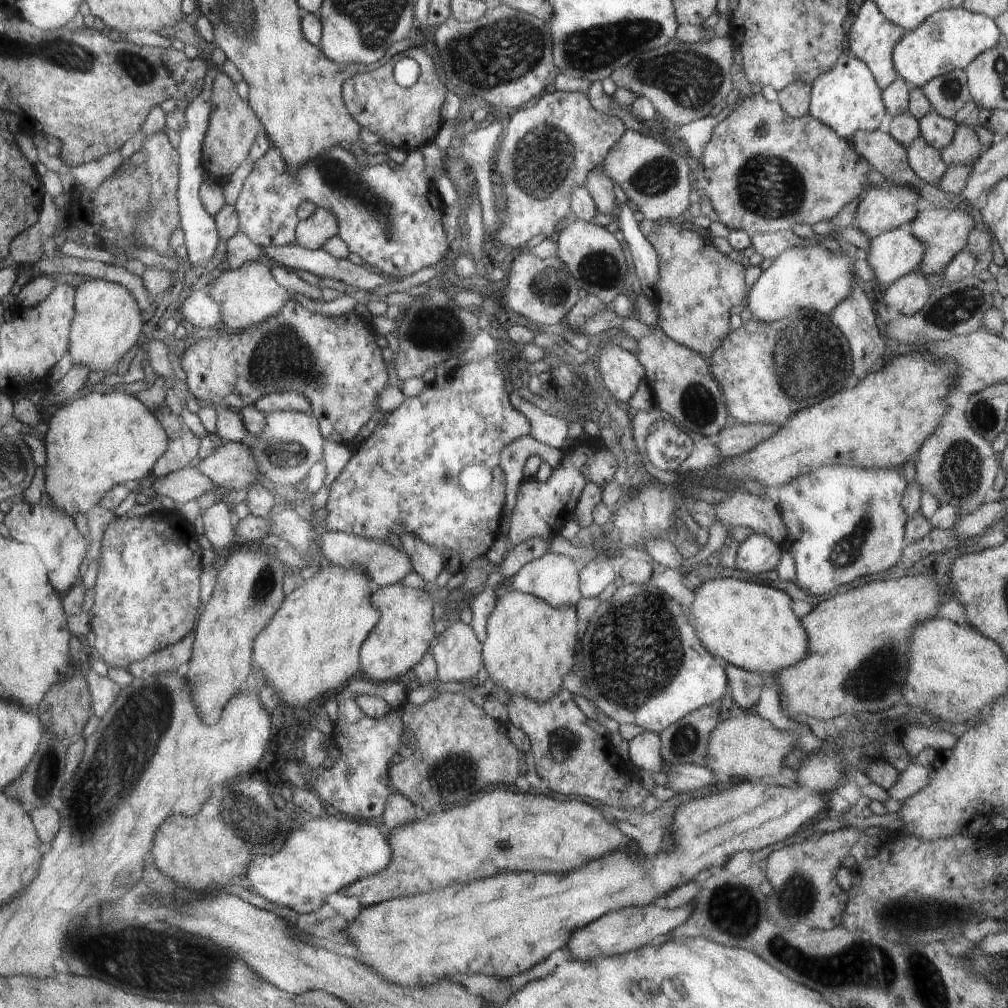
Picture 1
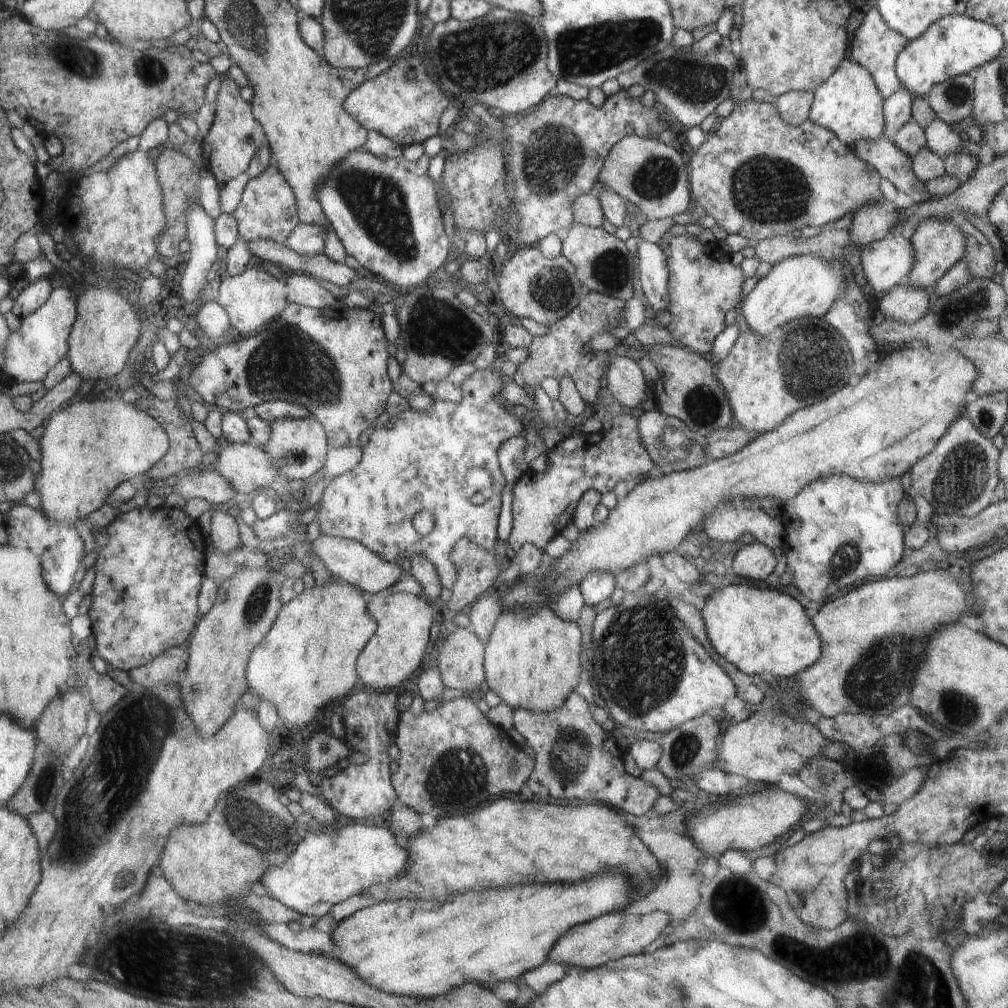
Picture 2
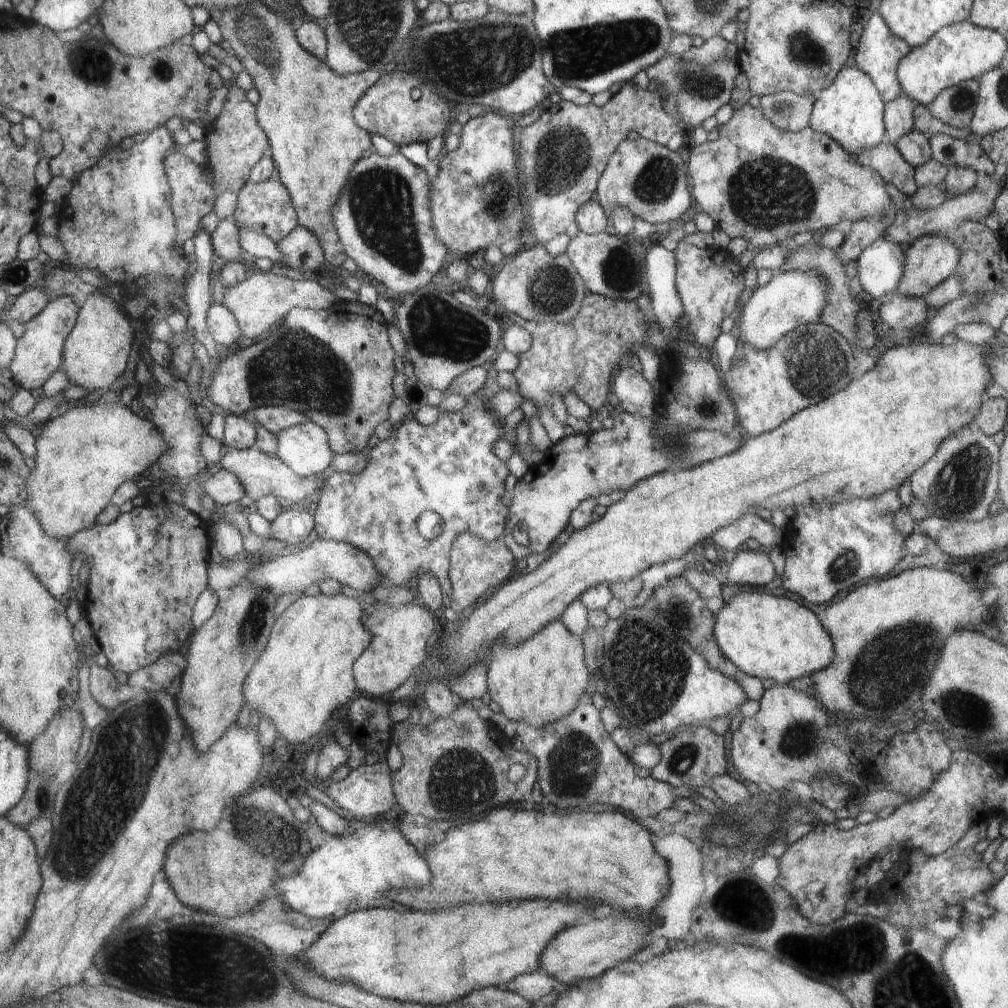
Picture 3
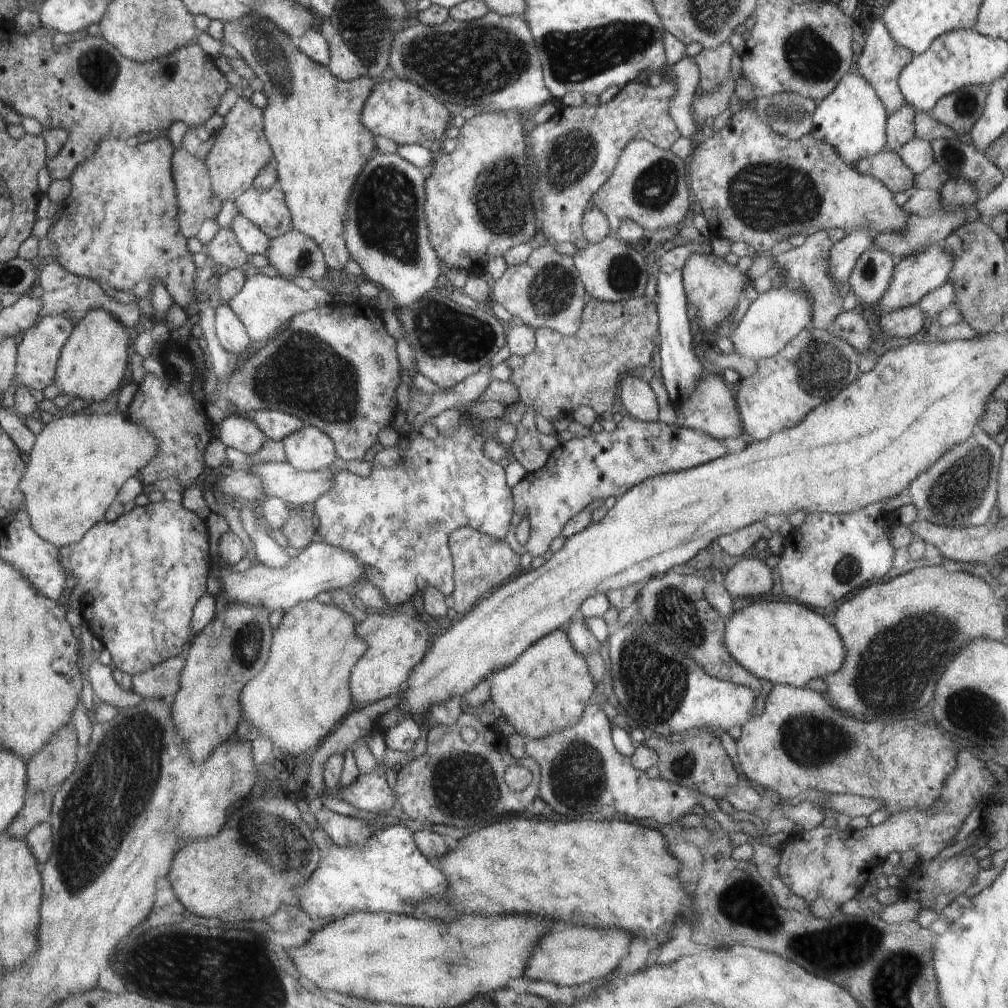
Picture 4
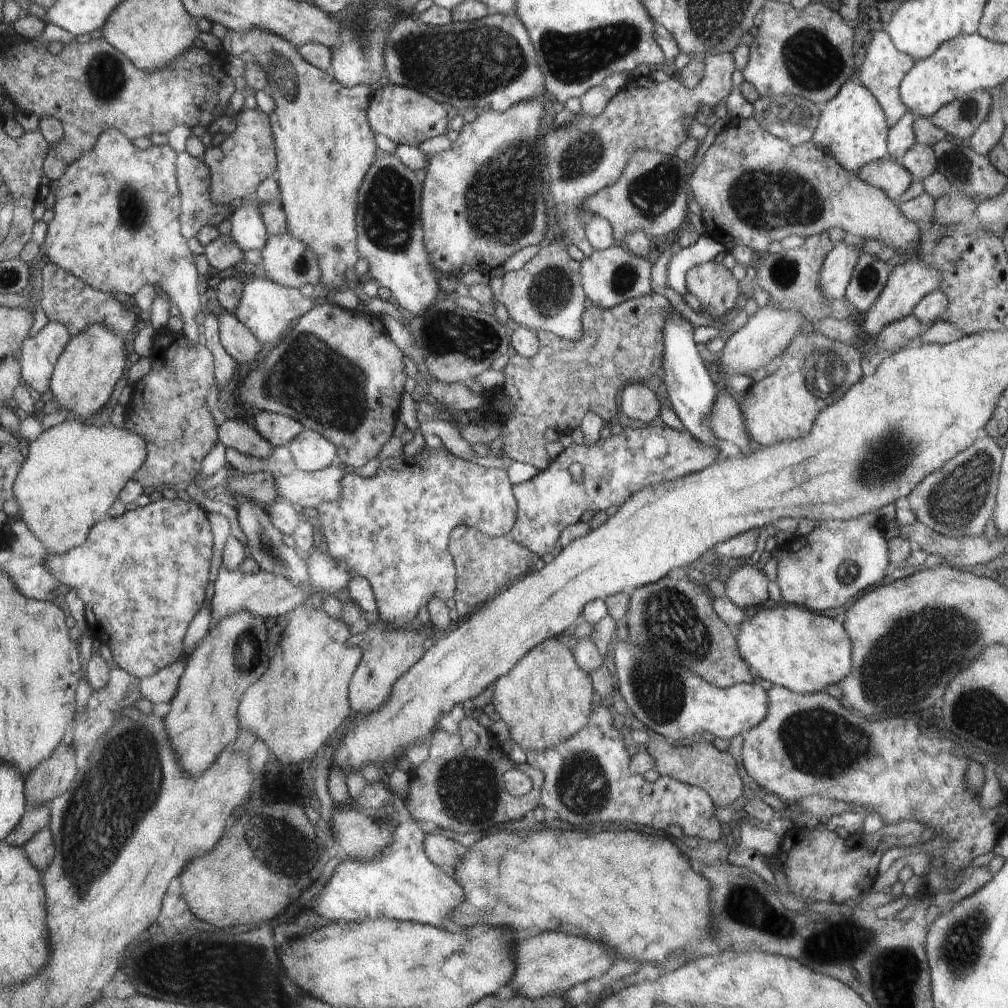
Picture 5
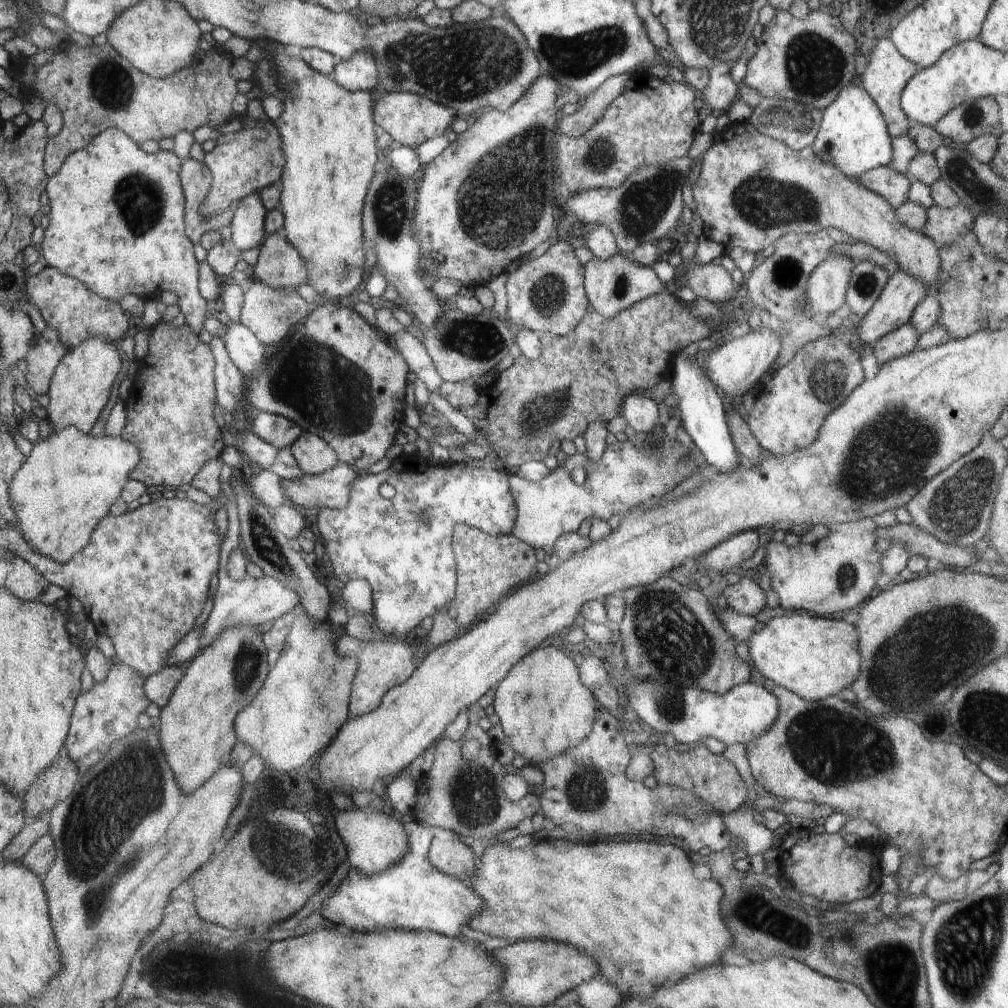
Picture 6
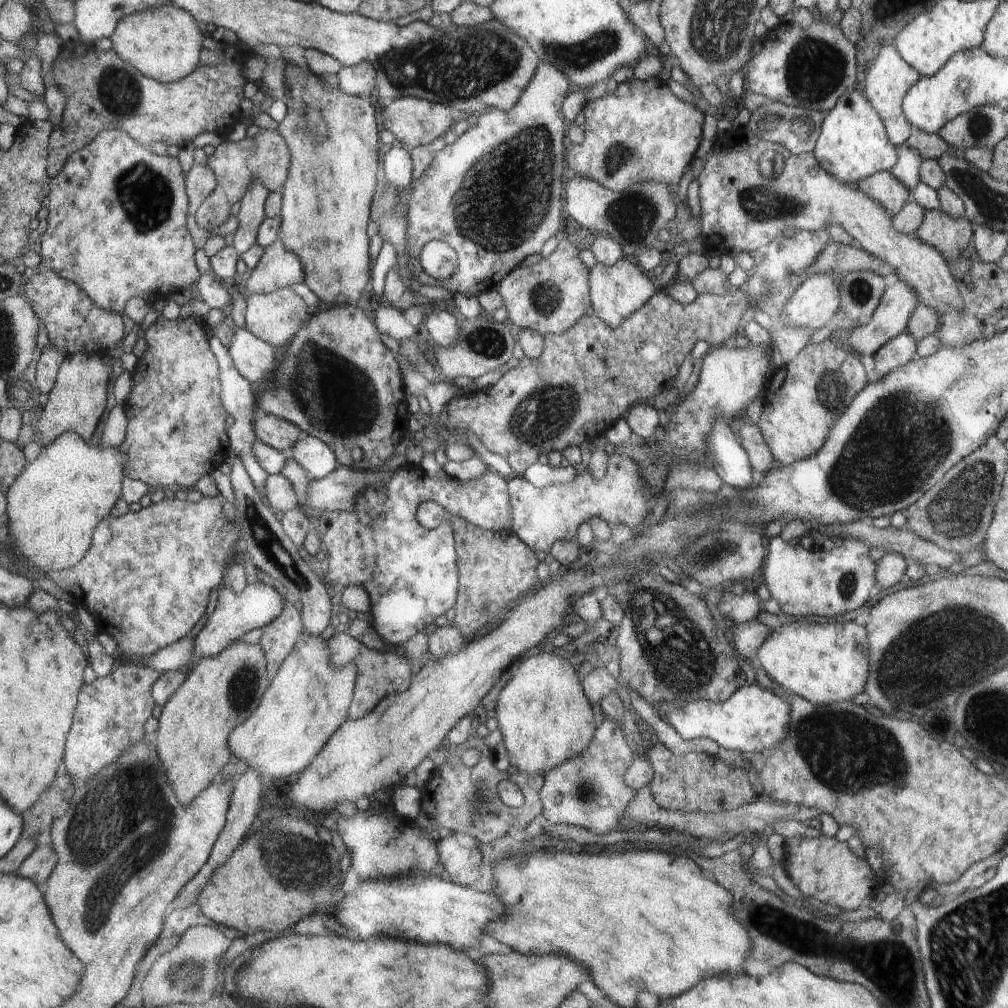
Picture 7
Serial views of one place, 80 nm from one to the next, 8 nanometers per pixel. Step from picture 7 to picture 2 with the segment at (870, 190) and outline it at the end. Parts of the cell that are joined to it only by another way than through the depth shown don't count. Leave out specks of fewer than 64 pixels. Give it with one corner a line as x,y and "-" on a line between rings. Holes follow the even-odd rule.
885,135
876,140
858,140
853,147
861,160
872,165
881,178
910,196
914,203
938,200
928,194
926,184
914,175
911,157
903,154

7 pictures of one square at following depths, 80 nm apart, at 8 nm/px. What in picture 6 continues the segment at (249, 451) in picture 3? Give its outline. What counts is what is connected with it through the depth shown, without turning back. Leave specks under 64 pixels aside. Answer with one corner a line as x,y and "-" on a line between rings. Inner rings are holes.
338,461
334,468
322,474
303,473
300,478
287,482
286,494
294,504
305,509
344,508
349,501
352,482
363,475

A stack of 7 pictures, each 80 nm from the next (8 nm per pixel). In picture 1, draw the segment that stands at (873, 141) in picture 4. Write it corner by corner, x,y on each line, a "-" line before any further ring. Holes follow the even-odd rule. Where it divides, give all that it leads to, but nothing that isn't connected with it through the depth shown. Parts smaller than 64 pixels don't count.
842,53
832,71
822,73
811,85
809,114
834,129
842,140
853,142
858,131
874,132
885,127
888,112
876,79
866,63

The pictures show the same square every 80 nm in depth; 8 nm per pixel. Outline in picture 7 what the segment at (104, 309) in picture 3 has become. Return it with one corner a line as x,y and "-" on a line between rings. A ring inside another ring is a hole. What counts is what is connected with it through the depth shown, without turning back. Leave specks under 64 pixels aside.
76,354
64,358
57,372
56,387
49,392
43,413
34,420
35,438
40,444
47,447
67,432
76,433
83,441
90,444
96,424
100,422
106,410
106,400
108,400
106,390
108,390
110,367
112,367
110,362
94,354
84,354
84,356

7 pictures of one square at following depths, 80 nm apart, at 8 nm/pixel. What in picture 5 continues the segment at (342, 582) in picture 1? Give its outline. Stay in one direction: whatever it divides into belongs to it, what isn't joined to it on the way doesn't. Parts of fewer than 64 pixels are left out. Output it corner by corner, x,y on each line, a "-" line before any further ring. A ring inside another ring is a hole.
304,604
287,613
284,619
285,630
270,658
274,664
270,664
269,672
245,693
239,713
245,737
252,734
256,740
268,744
270,754
281,763
297,764
316,754
316,750
320,750
350,716
348,684
352,683
354,672
360,666
362,650
350,644
353,632
346,620
331,617
324,610

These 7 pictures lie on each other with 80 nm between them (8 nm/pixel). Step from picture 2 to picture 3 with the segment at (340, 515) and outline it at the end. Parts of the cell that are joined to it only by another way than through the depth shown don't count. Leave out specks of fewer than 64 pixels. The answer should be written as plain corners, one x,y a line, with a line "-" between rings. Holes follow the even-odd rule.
473,393
468,400
466,399
466,406
458,412
448,413
448,412
438,412
438,420
434,426
422,426
415,417
409,418
407,421
403,420
403,423
396,429
396,436
388,440
382,440
382,442
376,442
372,444
371,448
368,450
367,454
367,464
364,470
360,474
350,474
344,473
339,474
337,471
330,470
324,479
323,487
320,493
316,495
314,501
310,504
313,512
313,518
315,521
314,529
318,533
319,538
336,540
341,542
346,542
347,544
352,544
354,548
361,549
362,552
366,552
370,557
373,558
377,564
377,568
381,570
383,577
383,583
391,584
409,584
412,578
418,578
422,574
432,574
436,576
438,583
440,584
440,589
446,596
453,595
453,584
452,578
449,577
449,572
452,570
450,565
450,556
452,555
452,546
457,540
462,532
468,531
473,533
474,536
482,537
486,541
496,541
502,536
504,532
504,522
506,521
506,516
508,516
508,508
506,504
502,504
502,496
504,496
504,480
508,476
508,472
500,472
500,460
492,452
492,446
496,444
497,440
500,440
503,436
507,436
504,429
504,420
498,419
494,416
494,412
490,409
490,406
486,404
482,399
478,398
476,393
-
426,510
432,510
436,512
442,520
444,520
444,530
440,536
436,536
436,540
424,540
418,530
416,530
416,520
422,512

